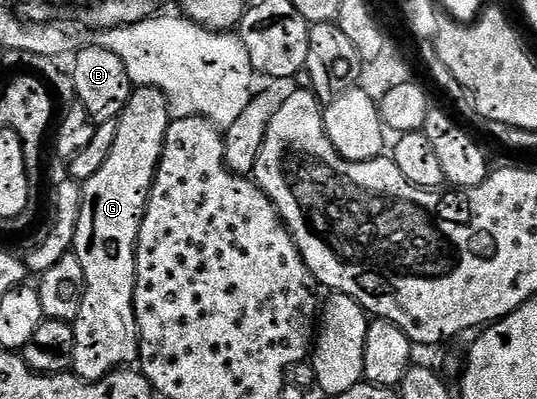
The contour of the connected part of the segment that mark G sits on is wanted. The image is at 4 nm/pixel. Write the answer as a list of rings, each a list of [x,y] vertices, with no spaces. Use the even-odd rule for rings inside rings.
[[[135,87],[128,97],[128,105],[124,105],[122,114],[116,122],[116,141],[112,143],[112,153],[108,161],[100,167],[96,177],[82,183],[82,204],[80,205],[80,221],[76,225],[74,238],[74,256],[84,268],[84,305],[80,305],[80,313],[72,324],[76,337],[76,353],[74,354],[73,374],[79,375],[87,383],[94,383],[105,375],[119,369],[129,368],[139,362],[140,333],[134,308],[136,293],[136,249],[140,237],[140,225],[146,216],[146,206],[154,178],[158,173],[158,162],[162,157],[165,138],[168,137],[168,125],[172,118],[168,97],[155,87]]]

